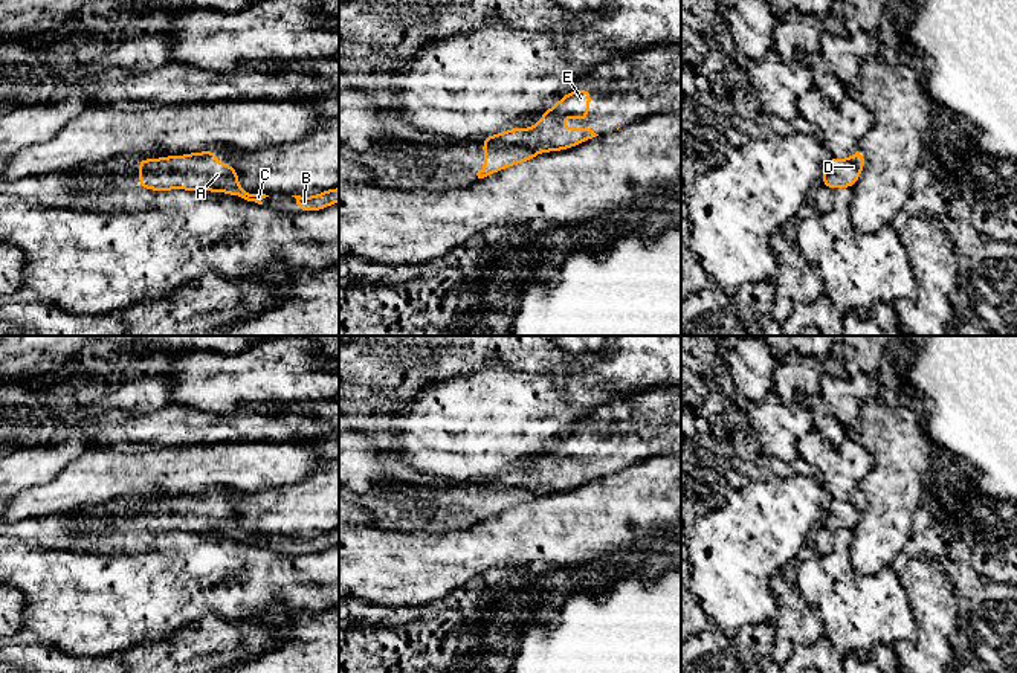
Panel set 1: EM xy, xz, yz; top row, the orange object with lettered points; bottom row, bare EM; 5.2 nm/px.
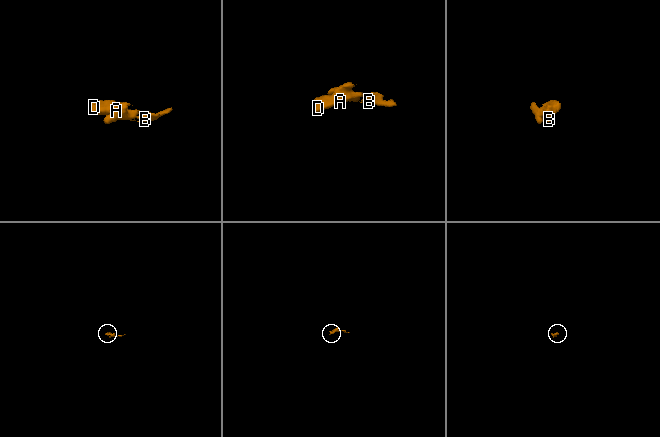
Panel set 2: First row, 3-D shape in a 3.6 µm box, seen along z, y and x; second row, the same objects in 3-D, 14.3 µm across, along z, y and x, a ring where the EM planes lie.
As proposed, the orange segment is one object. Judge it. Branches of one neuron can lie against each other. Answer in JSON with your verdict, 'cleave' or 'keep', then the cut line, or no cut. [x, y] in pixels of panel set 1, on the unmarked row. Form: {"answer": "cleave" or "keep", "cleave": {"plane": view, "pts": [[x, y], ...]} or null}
{"answer": "keep", "cleave": null}

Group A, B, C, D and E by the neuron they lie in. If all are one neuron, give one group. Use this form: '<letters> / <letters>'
A B C D E

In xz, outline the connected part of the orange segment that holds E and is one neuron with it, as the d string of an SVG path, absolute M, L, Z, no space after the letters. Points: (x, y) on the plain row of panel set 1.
M571 432L551 450L542 453L542 461L533 469L516 469L481 479L484 484L484 510L476 514L478 520L516 505L533 502L538 494L563 493L599 478L588 469L585 472L574 472L559 465L565 459L577 459L588 465L589 449L591 432Z

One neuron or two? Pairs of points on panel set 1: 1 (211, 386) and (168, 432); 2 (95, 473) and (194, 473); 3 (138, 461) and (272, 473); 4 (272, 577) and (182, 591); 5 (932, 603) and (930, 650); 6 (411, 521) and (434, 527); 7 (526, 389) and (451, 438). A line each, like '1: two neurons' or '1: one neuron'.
1: two neurons
2: one neuron
3: one neuron
4: one neuron
5: one neuron
6: one neuron
7: one neuron

